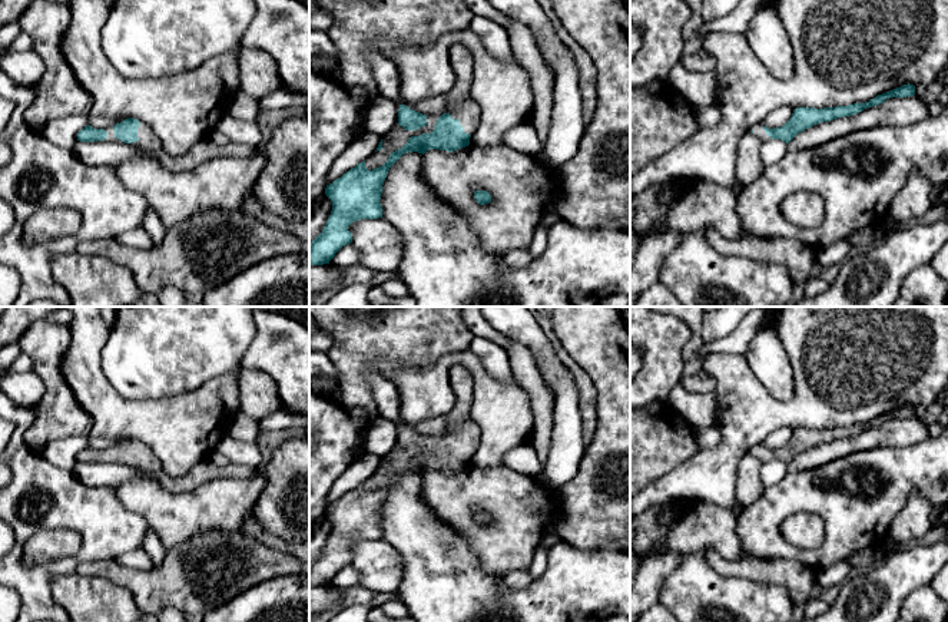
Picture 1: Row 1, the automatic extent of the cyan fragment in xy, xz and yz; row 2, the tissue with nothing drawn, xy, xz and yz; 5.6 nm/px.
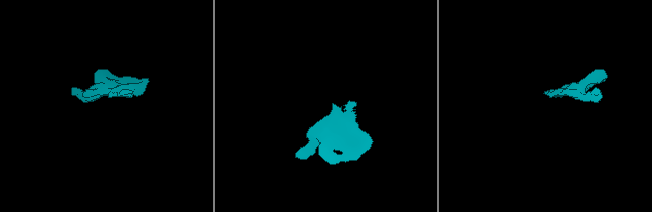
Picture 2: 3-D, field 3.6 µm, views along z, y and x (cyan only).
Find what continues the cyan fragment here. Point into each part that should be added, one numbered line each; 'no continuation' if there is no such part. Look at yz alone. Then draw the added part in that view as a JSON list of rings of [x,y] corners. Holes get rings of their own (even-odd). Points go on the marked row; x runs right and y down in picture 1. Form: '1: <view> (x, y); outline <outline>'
1: yz (758, 129); outline [[[765,122],[756,123],[752,126],[752,132],[753,135],[760,140],[760,142],[766,142],[770,139],[770,136],[766,135],[766,132],[763,130]]]

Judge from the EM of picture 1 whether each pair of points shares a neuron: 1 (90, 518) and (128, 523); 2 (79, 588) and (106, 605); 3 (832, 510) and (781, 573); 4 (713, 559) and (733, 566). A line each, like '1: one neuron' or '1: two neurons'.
1: one neuron
2: one neuron
3: two neurons
4: one neuron

